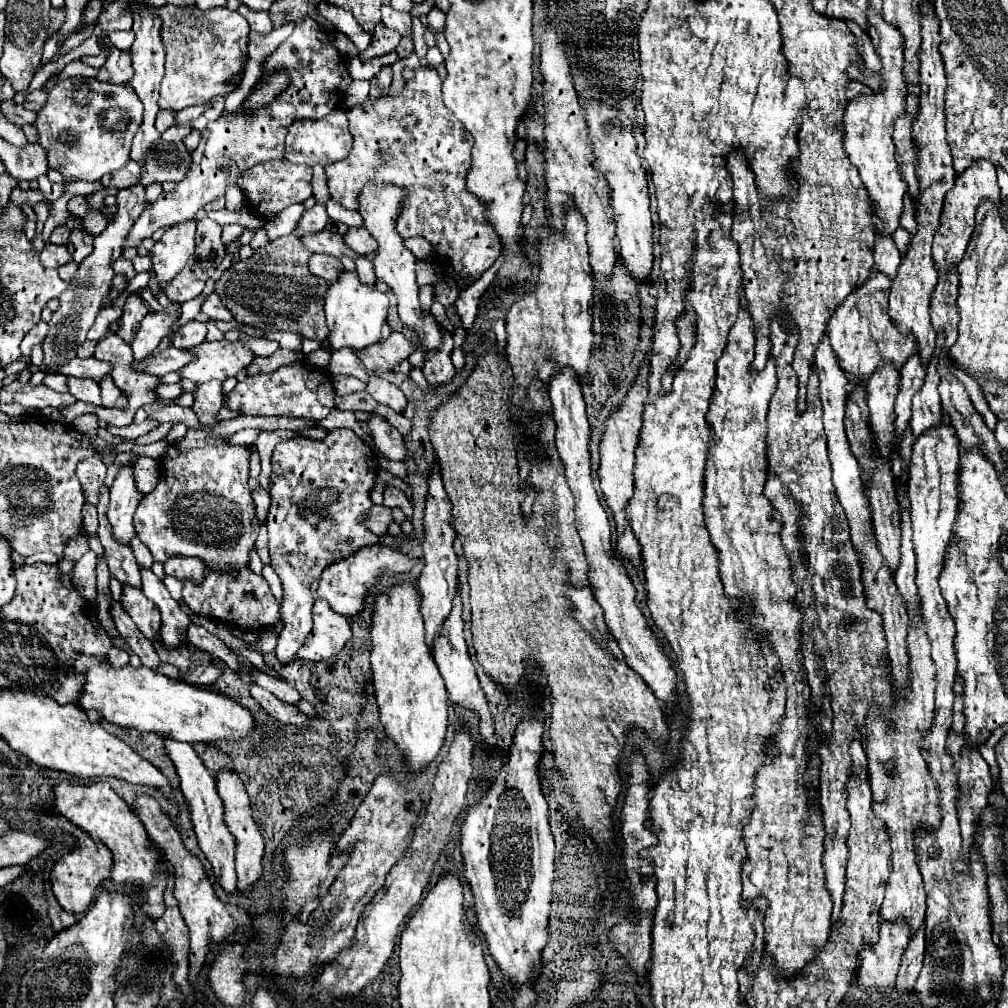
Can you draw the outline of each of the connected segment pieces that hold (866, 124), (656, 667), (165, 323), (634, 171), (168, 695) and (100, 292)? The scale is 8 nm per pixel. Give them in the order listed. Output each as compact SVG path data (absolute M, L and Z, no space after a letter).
M872 7L868 9L868 21L870 29L868 35L872 39L872 45L876 53L880 55L884 69L882 69L882 79L884 87L880 93L872 91L870 95L860 93L854 99L850 99L846 113L844 113L844 153L848 159L858 167L860 177L868 189L868 195L874 203L876 215L882 219L884 229L880 231L882 235L892 235L898 227L900 213L902 213L902 199L908 189L908 185L900 177L900 161L896 153L896 145L892 139L894 133L894 121L904 115L906 109L906 79L902 75L902 65L904 65L904 37L900 31L892 25L888 25L880 13L876 13Z
M562 369L558 375L550 379L550 399L554 407L554 423L556 423L556 451L560 455L560 461L564 465L564 475L568 481L568 487L576 499L576 529L584 545L584 553L588 557L588 579L590 589L604 609L604 619L618 641L618 647L622 649L630 669L642 677L642 681L652 689L652 693L666 703L666 711L672 713L676 705L676 671L672 667L672 661L668 653L664 651L660 639L654 635L652 627L648 625L644 613L636 605L636 587L632 579L628 577L628 571L624 563L614 555L612 543L610 543L610 521L600 505L598 493L592 483L592 463L590 463L590 425L586 419L586 407L582 399L582 389L576 373L572 369Z
M172 303L170 307L166 307L164 313L154 313L144 317L132 341L132 351L136 361L142 361L142 357L148 357L148 353L152 353L158 347L162 337L170 331L172 323L178 321L178 313L180 313L180 303Z
M586 101L586 123L588 135L596 153L596 169L606 177L612 189L612 207L616 213L616 239L620 243L620 257L624 267L636 281L648 281L652 269L652 217L650 217L650 197L648 197L648 181L646 171L636 155L636 139L632 133L630 119L614 107L600 105L596 101Z
M78 655L76 671L86 675L80 707L84 711L100 713L102 719L118 727L156 733L190 745L200 741L212 745L222 739L242 741L256 725L252 713L240 703L210 689L194 687L190 683L166 677L146 667L132 669L130 665L126 665L124 669L114 669L106 661L100 663L98 657Z
M132 185L128 189L120 189L116 195L116 201L118 201L116 219L112 223L108 223L104 233L100 233L94 239L94 251L82 263L78 263L78 271L76 271L74 279L70 281L68 289L60 295L60 307L54 311L54 315L48 323L50 331L48 331L42 347L44 347L44 363L54 371L68 359L76 357L76 347L86 341L88 329L94 325L98 311L104 307L104 297L108 297L108 293L112 289L112 279L114 279L112 263L120 257L124 237L132 229L136 217L140 217L140 213L142 213L142 207L146 201L144 187Z

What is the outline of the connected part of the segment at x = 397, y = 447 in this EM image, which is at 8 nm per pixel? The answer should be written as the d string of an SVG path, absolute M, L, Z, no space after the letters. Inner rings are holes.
M372 413L372 419L368 421L368 429L372 433L372 439L378 447L378 451L392 459L392 461L404 461L406 457L406 449L404 449L404 437L380 415Z

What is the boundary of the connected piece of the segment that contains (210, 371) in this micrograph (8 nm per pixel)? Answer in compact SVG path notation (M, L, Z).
M204 341L198 347L192 347L190 353L196 357L190 365L180 369L180 377L192 379L194 383L206 383L210 379L224 381L236 377L242 369L248 369L254 361L254 353L242 341Z

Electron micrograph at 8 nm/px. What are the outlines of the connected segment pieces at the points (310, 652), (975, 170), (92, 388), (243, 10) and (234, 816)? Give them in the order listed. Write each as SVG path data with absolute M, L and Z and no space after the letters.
M318 599L312 607L314 627L308 641L300 647L298 657L306 661L322 661L342 651L342 647L352 639L352 629L346 617L334 613L330 605Z
M976 161L972 167L968 167L962 175L956 177L954 189L946 195L942 217L940 217L940 229L934 235L934 243L932 243L932 257L938 273L948 273L948 269L956 267L962 261L962 255L976 227L974 217L976 217L978 205L984 201L992 201L994 205L1000 205L1000 187L996 181L994 165L990 161Z
M68 377L68 391L84 403L92 403L92 405L102 405L100 399L100 387L96 381L92 379L76 379L76 377Z
M240 5L240 7L238 7L238 13L248 21L248 25L250 25L252 31L270 33L270 31L274 29L268 11L252 11L252 9L248 9L246 5Z
M222 771L216 777L216 785L218 785L218 795L224 801L224 821L228 825L228 829L232 831L232 835L236 837L236 873L238 873L238 889L240 893L248 893L262 877L262 857L264 857L264 839L262 833L258 829L258 825L252 819L252 807L250 807L250 799L248 793L244 789L244 783L240 781L240 777L232 771Z

